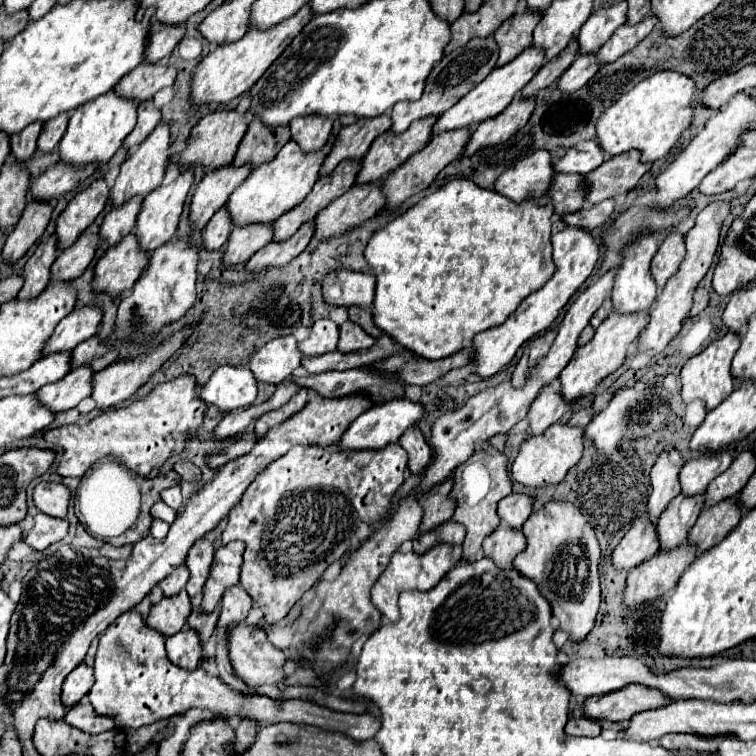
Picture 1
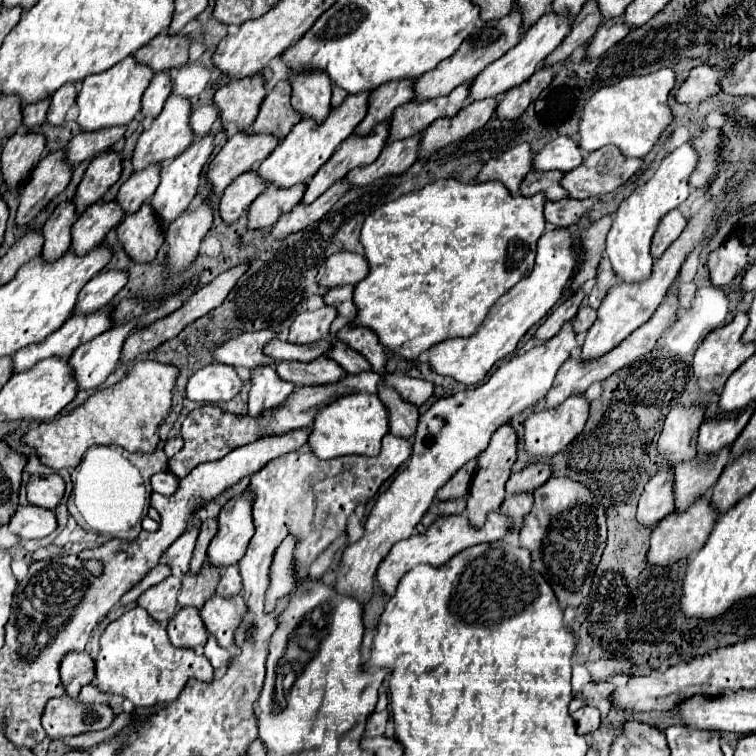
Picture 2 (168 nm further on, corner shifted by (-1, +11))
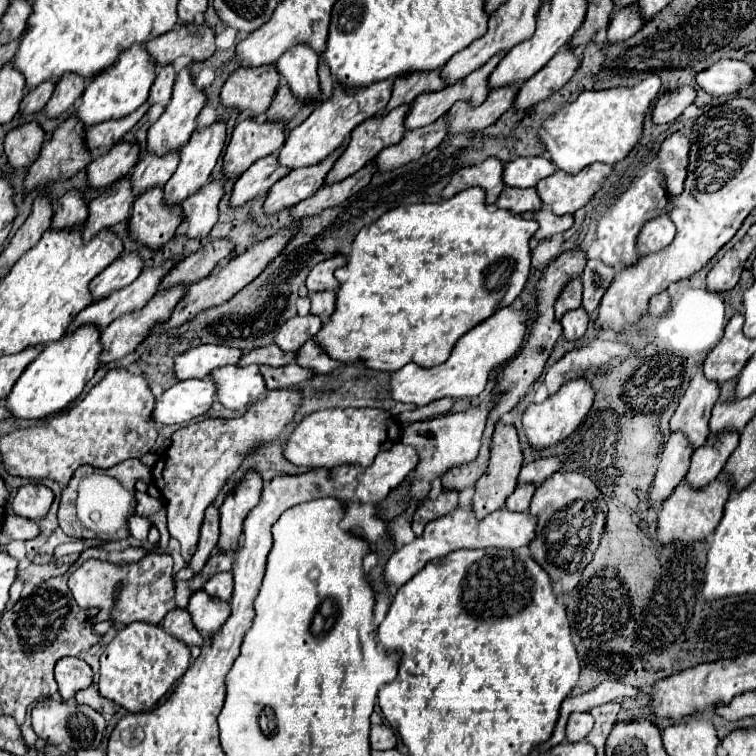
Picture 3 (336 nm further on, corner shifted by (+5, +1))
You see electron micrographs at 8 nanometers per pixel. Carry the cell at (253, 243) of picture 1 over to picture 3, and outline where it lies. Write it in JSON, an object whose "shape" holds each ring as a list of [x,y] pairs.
{"shape":[[[341,150],[331,154],[331,158],[327,158],[327,162],[323,162],[323,166],[309,166],[307,170],[291,170],[291,174],[287,174],[279,182],[275,182],[263,202],[265,214],[277,216],[281,210],[291,208],[291,206],[299,204],[301,200],[313,196],[321,188],[325,174],[331,170],[331,166],[339,158],[339,154],[341,154]]]}

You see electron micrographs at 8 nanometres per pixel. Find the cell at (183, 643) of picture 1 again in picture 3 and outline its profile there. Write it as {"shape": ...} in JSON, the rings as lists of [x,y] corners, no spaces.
{"shape":[[[175,608],[171,610],[165,620],[163,620],[163,630],[167,634],[171,634],[173,638],[185,642],[189,648],[191,646],[203,646],[203,636],[201,632],[193,626],[191,622],[191,614],[187,610],[181,610],[181,608]]]}

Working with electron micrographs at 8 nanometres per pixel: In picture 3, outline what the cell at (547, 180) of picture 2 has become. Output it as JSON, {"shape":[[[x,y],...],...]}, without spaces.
{"shape":[[[507,186],[497,200],[497,206],[503,210],[523,214],[523,212],[533,212],[533,210],[543,208],[543,202],[537,194],[537,188],[511,188],[511,186]]]}

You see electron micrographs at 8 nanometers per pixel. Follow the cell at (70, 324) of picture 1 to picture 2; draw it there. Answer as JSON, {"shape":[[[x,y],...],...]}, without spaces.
{"shape":[[[103,270],[95,278],[91,278],[75,306],[75,314],[89,314],[103,306],[107,306],[113,296],[127,284],[127,270]]]}

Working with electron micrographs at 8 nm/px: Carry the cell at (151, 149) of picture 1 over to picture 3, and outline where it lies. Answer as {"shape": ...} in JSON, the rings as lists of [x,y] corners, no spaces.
{"shape":[[[183,68],[177,74],[175,86],[173,86],[173,96],[165,108],[165,112],[161,114],[161,118],[149,128],[147,132],[147,148],[149,152],[157,154],[157,156],[165,156],[169,152],[177,152],[181,150],[181,146],[185,146],[191,138],[191,134],[195,132],[195,118],[201,112],[201,108],[205,106],[205,94],[193,86],[193,80],[189,76],[189,68]]]}

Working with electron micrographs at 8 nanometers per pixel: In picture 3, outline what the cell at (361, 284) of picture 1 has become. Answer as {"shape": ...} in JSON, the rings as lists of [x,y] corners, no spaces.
{"shape":[[[335,256],[325,262],[319,262],[311,274],[307,276],[307,288],[309,292],[323,292],[323,290],[339,290],[339,282],[333,276],[333,272],[347,264],[347,258]]]}

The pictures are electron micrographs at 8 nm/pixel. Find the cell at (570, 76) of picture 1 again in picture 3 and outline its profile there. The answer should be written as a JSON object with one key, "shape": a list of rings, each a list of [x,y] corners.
{"shape":[[[631,4],[631,6],[627,6],[611,16],[611,22],[607,28],[607,40],[609,40],[609,44],[627,40],[641,26],[643,26],[643,22],[639,22],[639,14],[635,14],[635,4]]]}

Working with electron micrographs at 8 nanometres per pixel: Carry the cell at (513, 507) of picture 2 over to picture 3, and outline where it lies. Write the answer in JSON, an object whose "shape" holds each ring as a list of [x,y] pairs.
{"shape":[[[533,484],[517,486],[515,492],[507,498],[505,508],[507,508],[507,510],[513,510],[513,512],[525,512],[525,510],[529,508],[529,502],[531,502],[533,492],[535,492],[535,486],[533,486]]]}

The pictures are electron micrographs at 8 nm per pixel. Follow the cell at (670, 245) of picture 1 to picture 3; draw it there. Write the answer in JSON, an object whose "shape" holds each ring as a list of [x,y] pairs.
{"shape":[[[669,216],[653,218],[643,228],[643,234],[639,234],[637,250],[641,256],[647,256],[647,254],[667,248],[673,242],[673,238],[675,238],[675,224],[671,222],[671,218]]]}

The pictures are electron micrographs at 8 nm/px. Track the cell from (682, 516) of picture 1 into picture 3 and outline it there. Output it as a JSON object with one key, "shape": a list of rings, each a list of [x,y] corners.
{"shape":[[[719,434],[719,438],[707,438],[707,442],[693,452],[685,482],[695,490],[711,484],[723,470],[731,452],[739,446],[737,434]]]}

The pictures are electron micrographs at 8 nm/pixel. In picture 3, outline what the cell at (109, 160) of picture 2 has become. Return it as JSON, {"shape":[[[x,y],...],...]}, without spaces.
{"shape":[[[129,142],[115,144],[107,154],[97,156],[87,166],[87,182],[93,188],[109,188],[119,178],[127,176],[135,166],[139,156],[139,146]]]}

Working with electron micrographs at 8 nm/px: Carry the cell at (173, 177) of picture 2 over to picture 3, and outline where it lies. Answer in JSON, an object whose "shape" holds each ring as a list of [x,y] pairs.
{"shape":[[[215,122],[205,130],[199,130],[191,136],[191,140],[179,150],[179,166],[175,174],[169,178],[169,182],[163,186],[163,200],[167,206],[181,206],[191,194],[199,192],[207,182],[209,174],[225,146],[225,122]]]}

